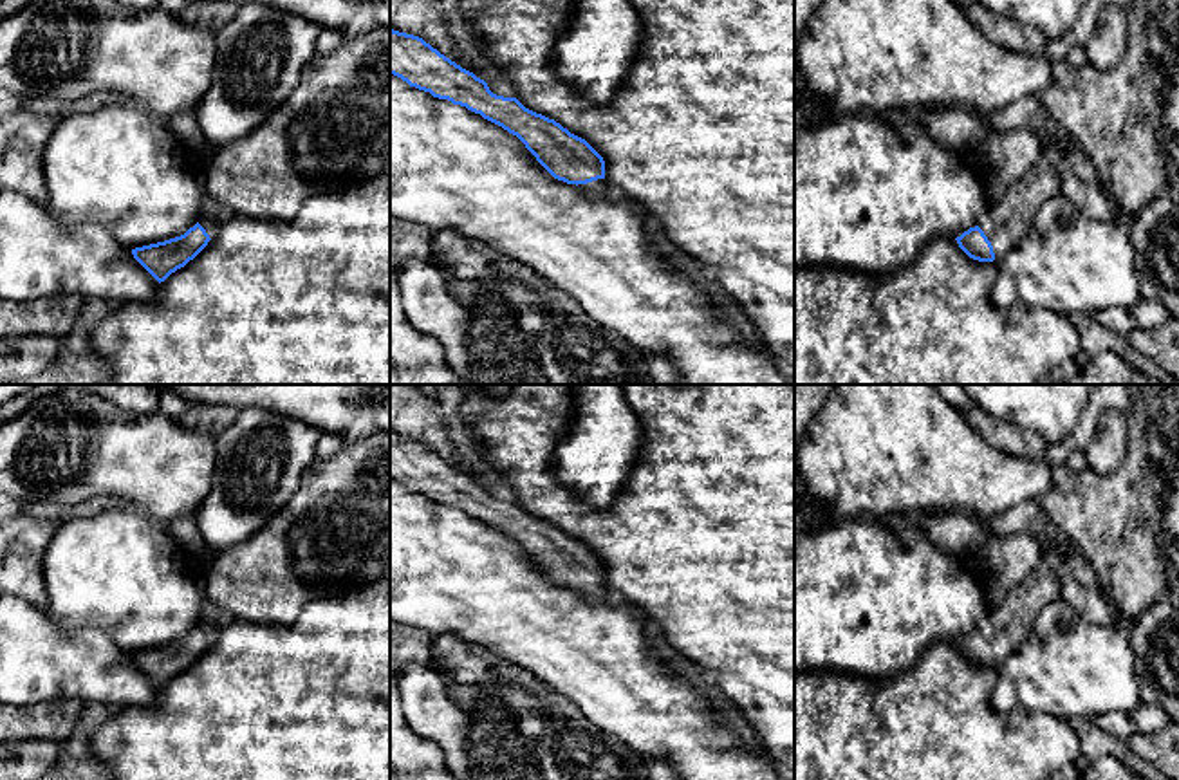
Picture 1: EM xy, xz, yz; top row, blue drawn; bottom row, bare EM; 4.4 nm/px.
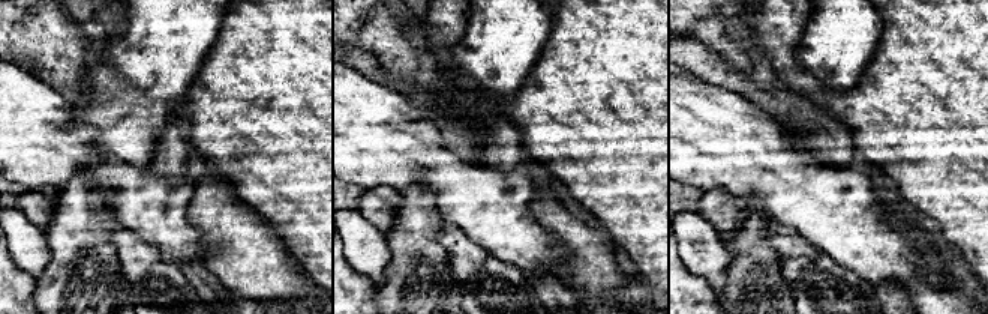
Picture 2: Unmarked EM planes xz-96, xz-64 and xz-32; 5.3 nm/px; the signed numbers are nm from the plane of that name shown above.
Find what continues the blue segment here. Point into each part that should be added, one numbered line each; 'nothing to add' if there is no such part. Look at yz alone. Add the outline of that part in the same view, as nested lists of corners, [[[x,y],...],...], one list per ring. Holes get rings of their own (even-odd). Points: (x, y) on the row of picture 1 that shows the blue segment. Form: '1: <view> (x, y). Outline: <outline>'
1: yz (1008, 219). Outline: [[[1042,141],[1036,166],[1013,186],[998,191],[979,224],[993,246],[995,258],[1002,258],[1022,240],[1047,199],[1062,193],[1063,157],[1065,150],[1060,143]]]

